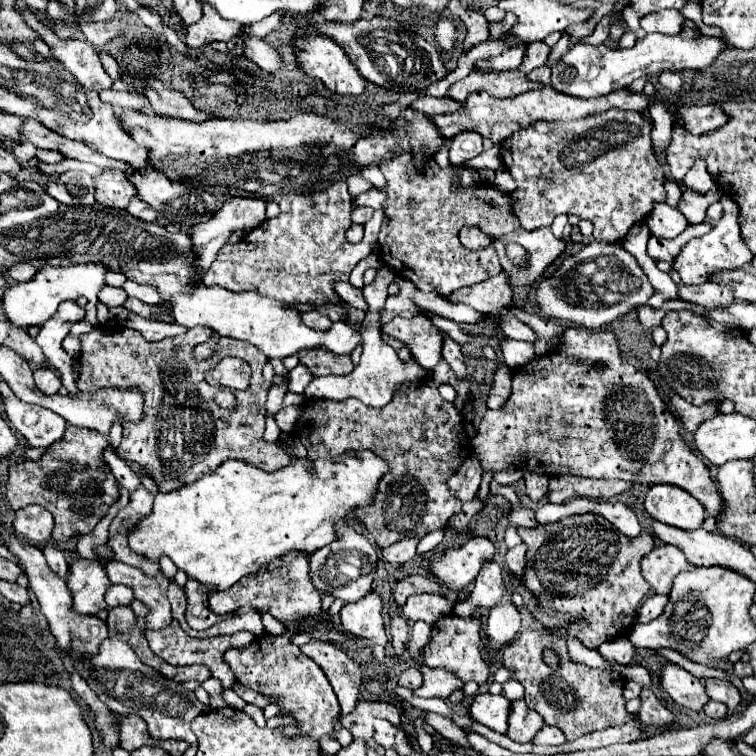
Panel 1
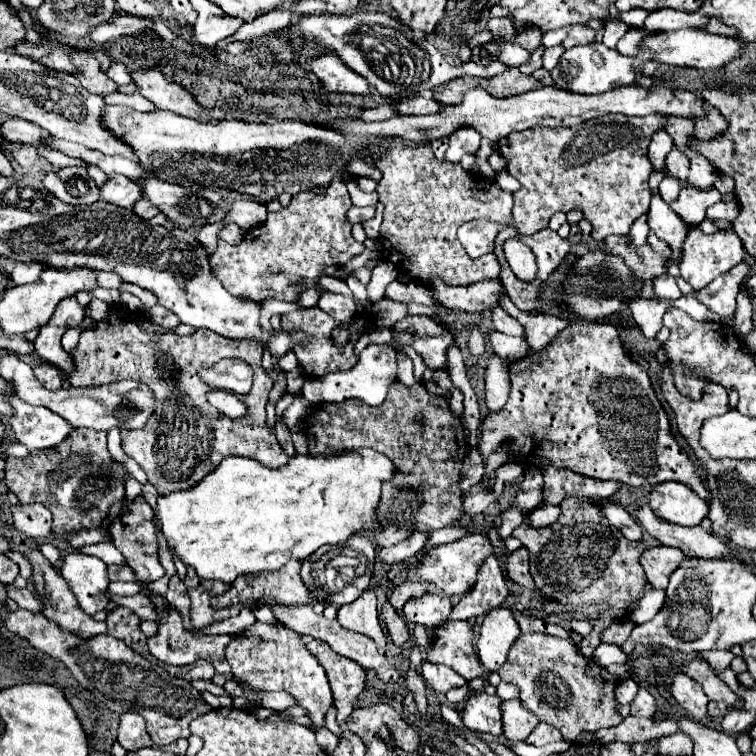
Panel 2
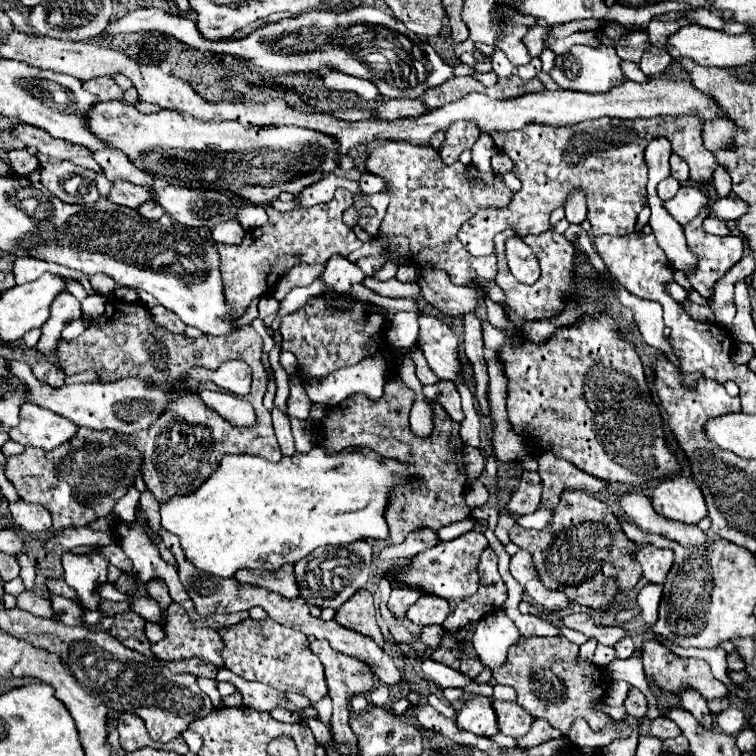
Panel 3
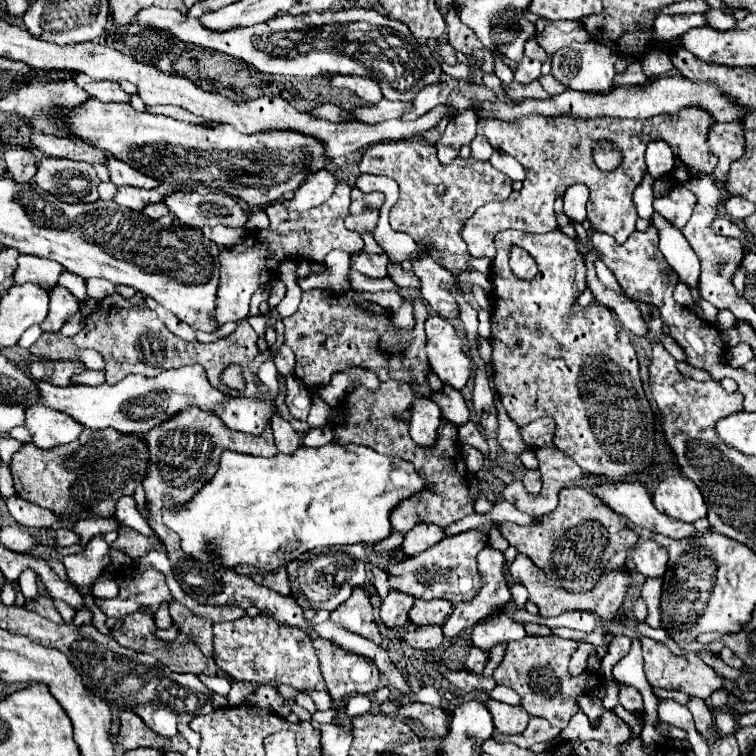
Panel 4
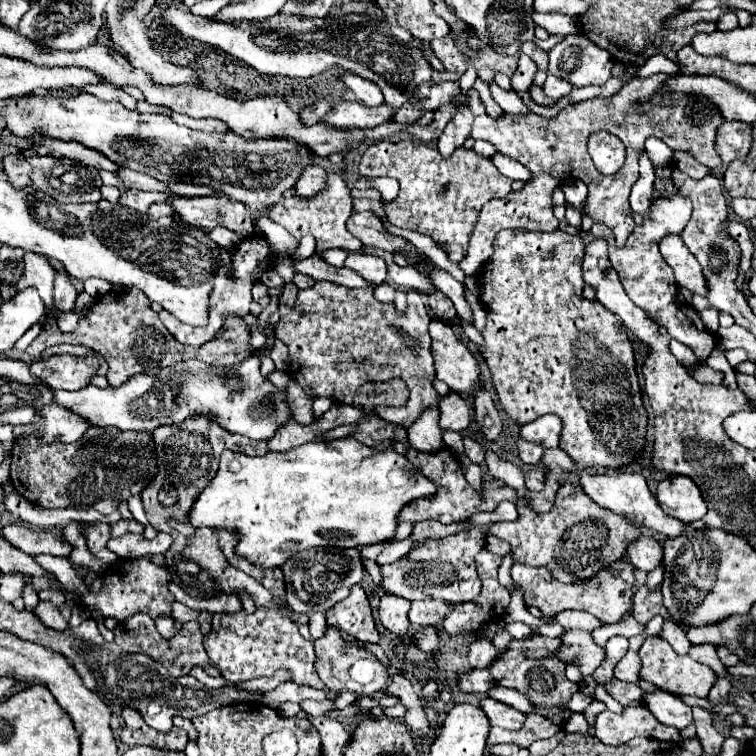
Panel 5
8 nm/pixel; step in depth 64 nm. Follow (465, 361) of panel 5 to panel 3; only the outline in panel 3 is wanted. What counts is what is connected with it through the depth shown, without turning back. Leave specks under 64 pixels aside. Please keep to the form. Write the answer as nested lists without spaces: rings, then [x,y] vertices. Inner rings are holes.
[[[420,314],[420,336],[418,346],[428,360],[428,366],[442,380],[454,380],[460,370],[458,364],[458,338],[456,334],[436,316]]]

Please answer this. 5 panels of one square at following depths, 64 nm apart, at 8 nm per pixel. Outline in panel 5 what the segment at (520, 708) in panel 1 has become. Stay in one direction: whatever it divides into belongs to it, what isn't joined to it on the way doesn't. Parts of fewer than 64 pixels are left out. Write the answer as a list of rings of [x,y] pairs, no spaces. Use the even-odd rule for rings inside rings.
[[[484,698],[480,702],[480,706],[486,712],[490,724],[492,726],[500,726],[504,730],[518,730],[518,728],[522,728],[522,724],[526,720],[526,714],[518,712],[516,708],[512,708],[508,704],[492,700],[492,698]]]

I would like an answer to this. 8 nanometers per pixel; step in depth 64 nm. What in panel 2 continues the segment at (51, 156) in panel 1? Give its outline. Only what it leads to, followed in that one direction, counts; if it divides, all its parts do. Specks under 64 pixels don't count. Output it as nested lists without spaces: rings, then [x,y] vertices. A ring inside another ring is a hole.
[[[46,150],[43,157],[56,168],[64,168],[67,166],[87,166],[88,163],[80,159],[71,158],[58,150]]]

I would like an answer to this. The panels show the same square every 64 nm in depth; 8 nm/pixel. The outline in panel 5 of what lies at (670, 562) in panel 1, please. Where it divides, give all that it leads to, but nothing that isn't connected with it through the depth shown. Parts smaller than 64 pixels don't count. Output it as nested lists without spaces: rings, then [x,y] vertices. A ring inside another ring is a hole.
[[[642,534],[634,544],[628,546],[628,558],[634,564],[634,568],[652,572],[662,566],[664,552],[662,552],[662,546],[652,536]]]

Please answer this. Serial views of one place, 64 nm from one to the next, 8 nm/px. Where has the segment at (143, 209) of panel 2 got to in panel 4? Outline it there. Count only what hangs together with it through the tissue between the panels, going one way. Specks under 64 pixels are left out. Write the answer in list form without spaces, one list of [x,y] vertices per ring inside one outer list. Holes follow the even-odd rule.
[[[158,202],[158,204],[150,204],[150,206],[146,206],[146,208],[142,210],[142,214],[144,214],[144,216],[150,216],[152,220],[158,220],[160,216],[168,214],[168,208],[166,208],[166,204]]]

